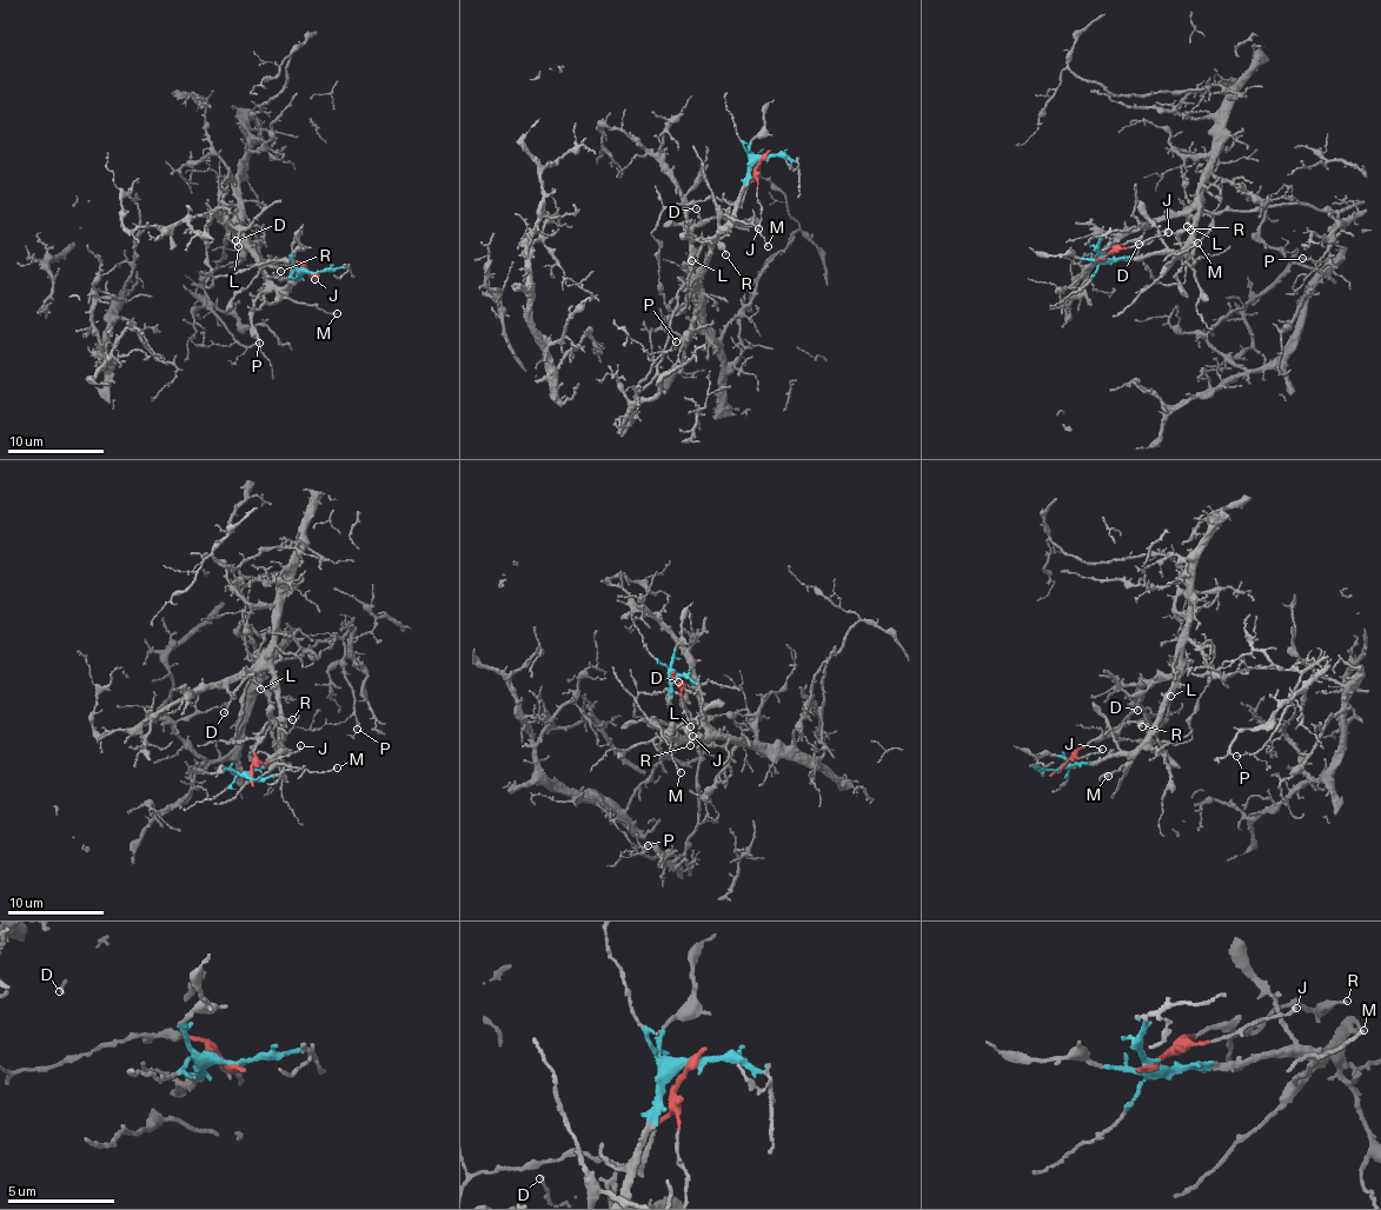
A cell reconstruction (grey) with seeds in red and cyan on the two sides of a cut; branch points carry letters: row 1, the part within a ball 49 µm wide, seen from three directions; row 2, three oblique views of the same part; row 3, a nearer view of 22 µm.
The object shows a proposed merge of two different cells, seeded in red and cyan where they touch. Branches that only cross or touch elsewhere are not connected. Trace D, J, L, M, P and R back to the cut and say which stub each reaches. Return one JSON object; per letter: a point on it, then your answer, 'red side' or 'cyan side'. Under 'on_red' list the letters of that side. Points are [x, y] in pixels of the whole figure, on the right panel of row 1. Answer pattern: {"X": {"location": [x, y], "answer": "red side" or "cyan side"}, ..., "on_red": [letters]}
{"D": {"location": [1139, 244], "answer": "cyan side"}, "J": {"location": [1168, 232], "answer": "red side"}, "L": {"location": [1187, 226], "answer": "cyan side"}, "M": {"location": [1197, 243], "answer": "cyan side"}, "P": {"location": [1302, 258], "answer": "cyan side"}, "R": {"location": [1190, 230], "answer": "red side"}, "on_red": ["J", "R"]}

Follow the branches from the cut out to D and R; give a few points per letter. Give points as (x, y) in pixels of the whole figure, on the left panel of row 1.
D: (311, 273), (300, 273), (297, 283), (285, 287), (272, 283), (259, 256), (227, 220), (239, 231), (236, 241)
R: (311, 273), (298, 263), (272, 261), (281, 272)

